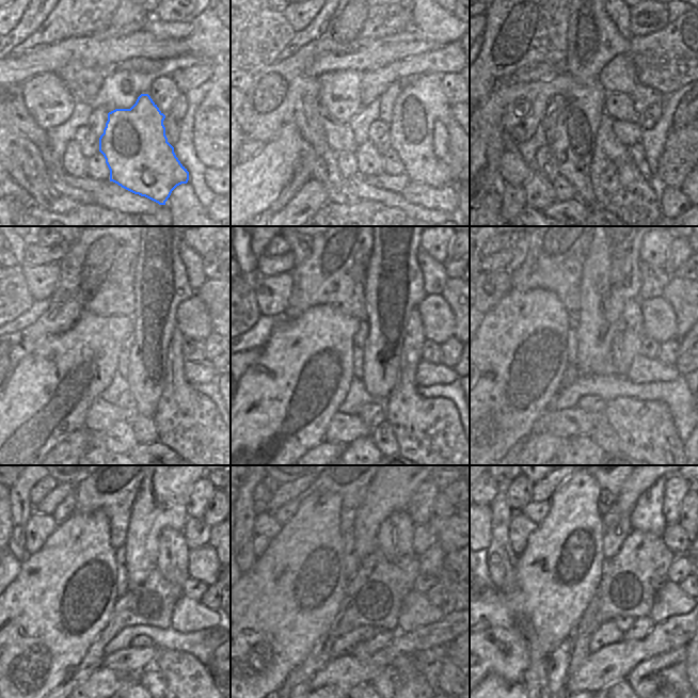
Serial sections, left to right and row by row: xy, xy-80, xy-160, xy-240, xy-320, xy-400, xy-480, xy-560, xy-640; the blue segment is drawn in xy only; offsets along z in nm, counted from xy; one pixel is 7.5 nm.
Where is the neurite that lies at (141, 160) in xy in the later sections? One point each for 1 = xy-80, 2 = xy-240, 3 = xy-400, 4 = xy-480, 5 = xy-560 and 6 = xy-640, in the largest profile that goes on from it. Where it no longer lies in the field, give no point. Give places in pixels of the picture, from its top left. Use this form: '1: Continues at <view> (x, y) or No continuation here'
1: Continues at xy-80 (382, 159)
2: Continues at xy-240 (161, 281)
3: Continues at xy-400 (636, 258)
4: Continues at xy-480 (161, 502)
5: Continues at xy-560 (393, 487)
6: Continues at xy-640 (623, 487)

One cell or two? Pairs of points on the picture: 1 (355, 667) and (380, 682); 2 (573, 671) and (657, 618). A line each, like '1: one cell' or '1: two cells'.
1: two cells
2: two cells

